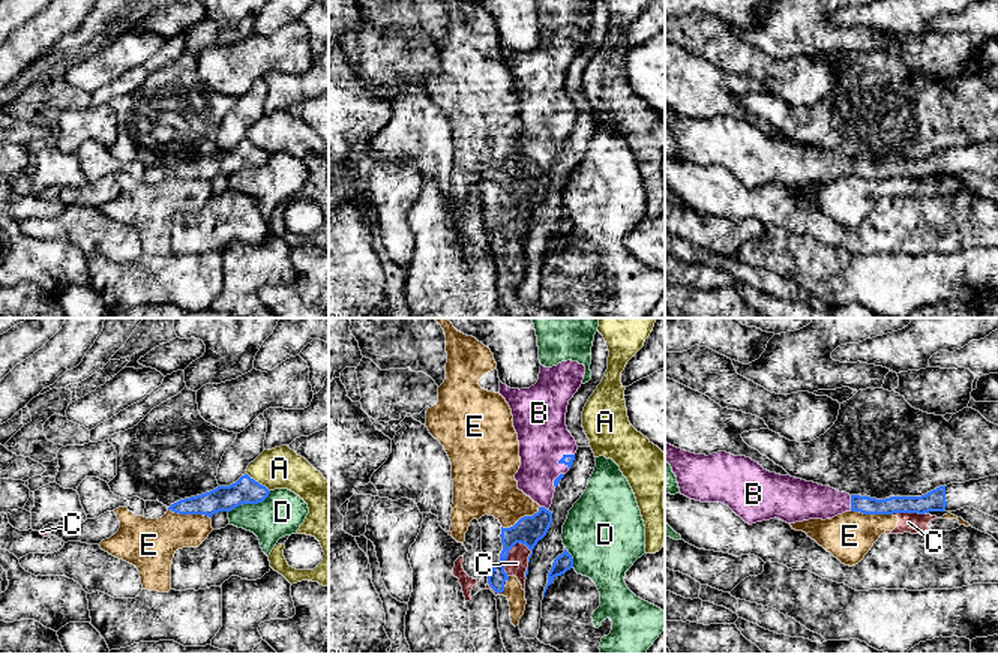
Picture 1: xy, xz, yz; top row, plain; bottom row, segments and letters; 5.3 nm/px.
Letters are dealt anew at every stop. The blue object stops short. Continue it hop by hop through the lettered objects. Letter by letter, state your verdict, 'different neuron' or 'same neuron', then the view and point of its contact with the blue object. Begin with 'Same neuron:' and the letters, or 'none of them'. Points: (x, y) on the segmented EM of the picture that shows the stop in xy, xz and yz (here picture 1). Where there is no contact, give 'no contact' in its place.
Same neuron: B
A: different neuron; contact xy (257, 482)
B: same neuron; contact xz (565, 455)
C: different neuron; contact xz (508, 555)
D: different neuron; contact xy (249, 503)
E: different neuron; contact xy (189, 513)

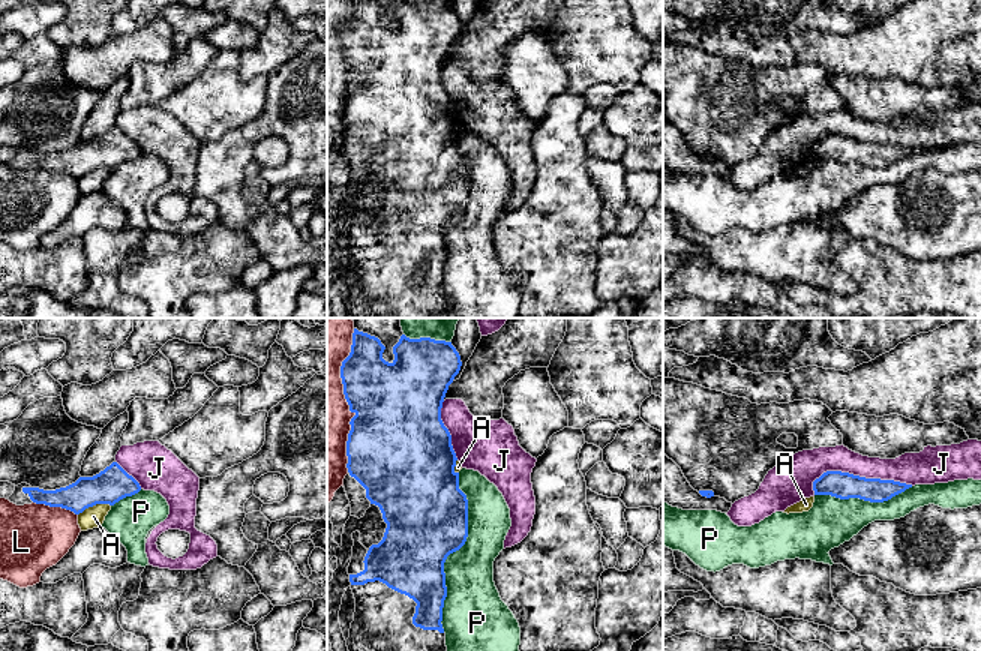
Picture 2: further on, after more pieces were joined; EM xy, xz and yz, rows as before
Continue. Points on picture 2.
Same neuron: none of them
A: different neuron; contact xy (93, 504)
J: different neuron; contact yz (858, 476)
L: different neuron; contact xy (56, 506)
P: different neuron; contact xz (453, 551)

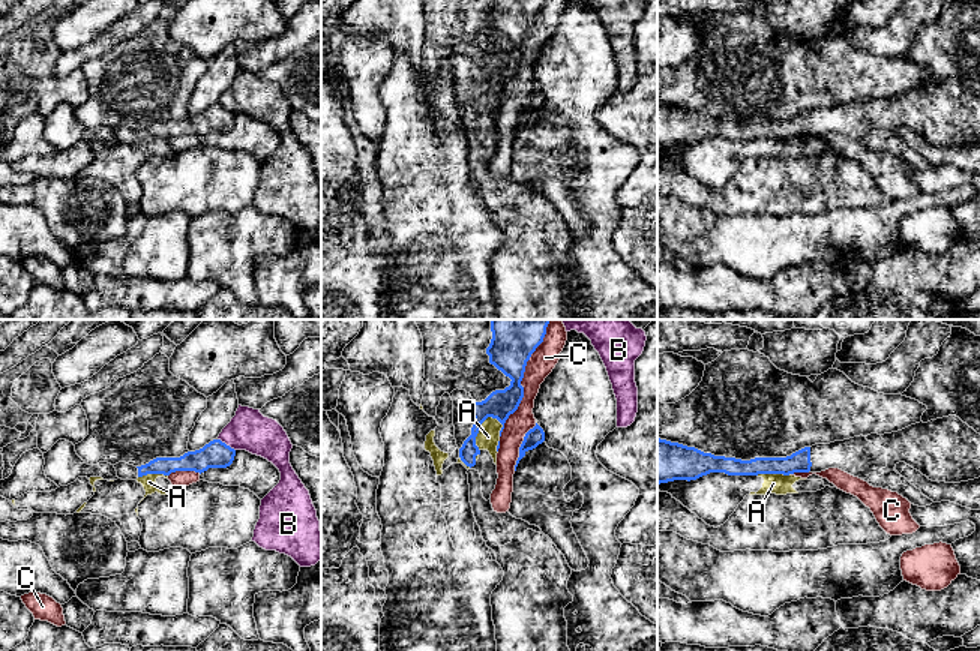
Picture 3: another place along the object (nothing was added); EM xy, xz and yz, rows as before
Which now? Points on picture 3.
Same neuron: none of them
A: different neuron; contact xz (479, 429)
B: different neuron; contact xy (225, 444)
C: different neuron; contact xz (521, 380)

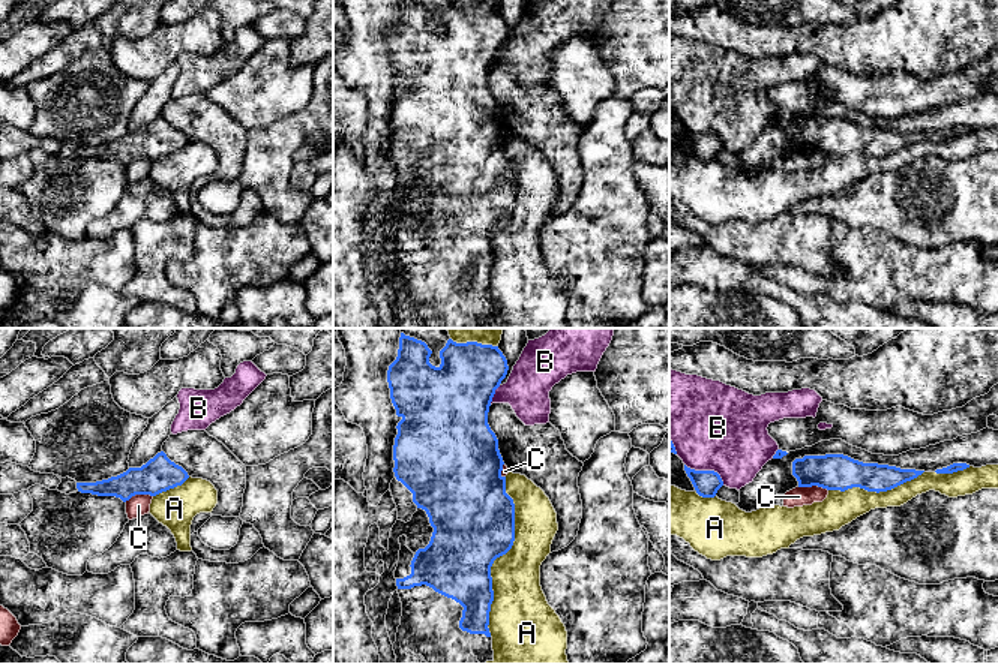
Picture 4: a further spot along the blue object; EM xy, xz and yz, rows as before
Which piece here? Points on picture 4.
Same neuron: none of them
A: different neuron; contact xz (500, 555)
B: different neuron; contact yz (707, 471)
C: different neuron; contact yz (814, 484)

